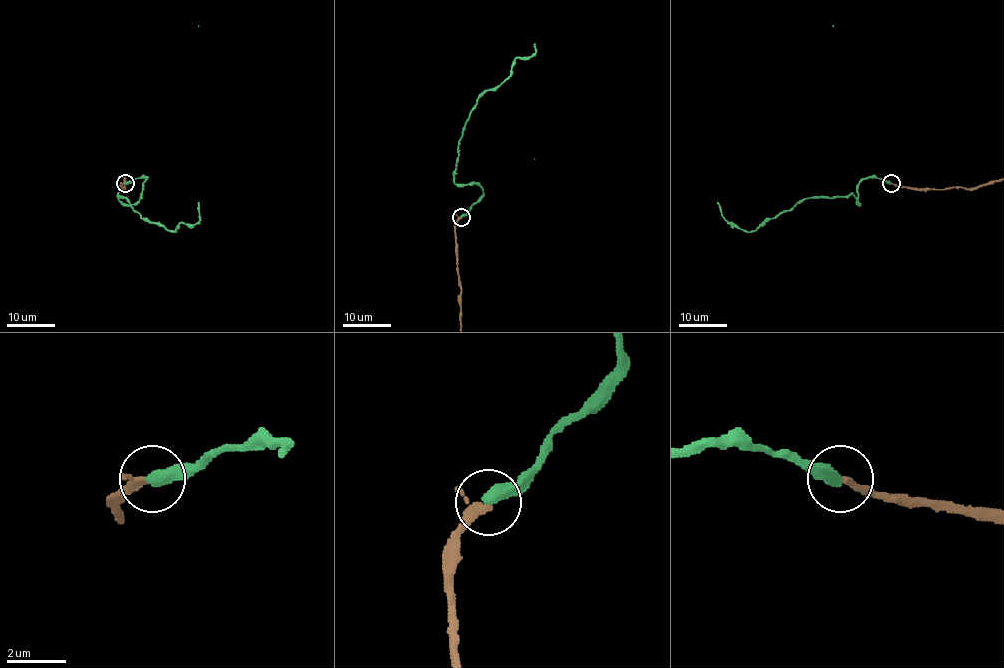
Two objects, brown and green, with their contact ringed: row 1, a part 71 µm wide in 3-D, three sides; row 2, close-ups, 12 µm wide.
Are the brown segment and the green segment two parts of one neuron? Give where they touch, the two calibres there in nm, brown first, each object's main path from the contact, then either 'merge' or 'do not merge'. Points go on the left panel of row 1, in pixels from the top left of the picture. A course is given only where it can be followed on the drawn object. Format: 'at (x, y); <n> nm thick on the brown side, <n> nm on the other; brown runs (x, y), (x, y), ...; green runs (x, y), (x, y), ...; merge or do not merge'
at (125, 183); 200 nm thick on the brown side, 440 nm on the other; green runs (125, 183), (146, 178), (136, 202), (118, 198), (170, 231), (198, 221), (198, 202); merge

